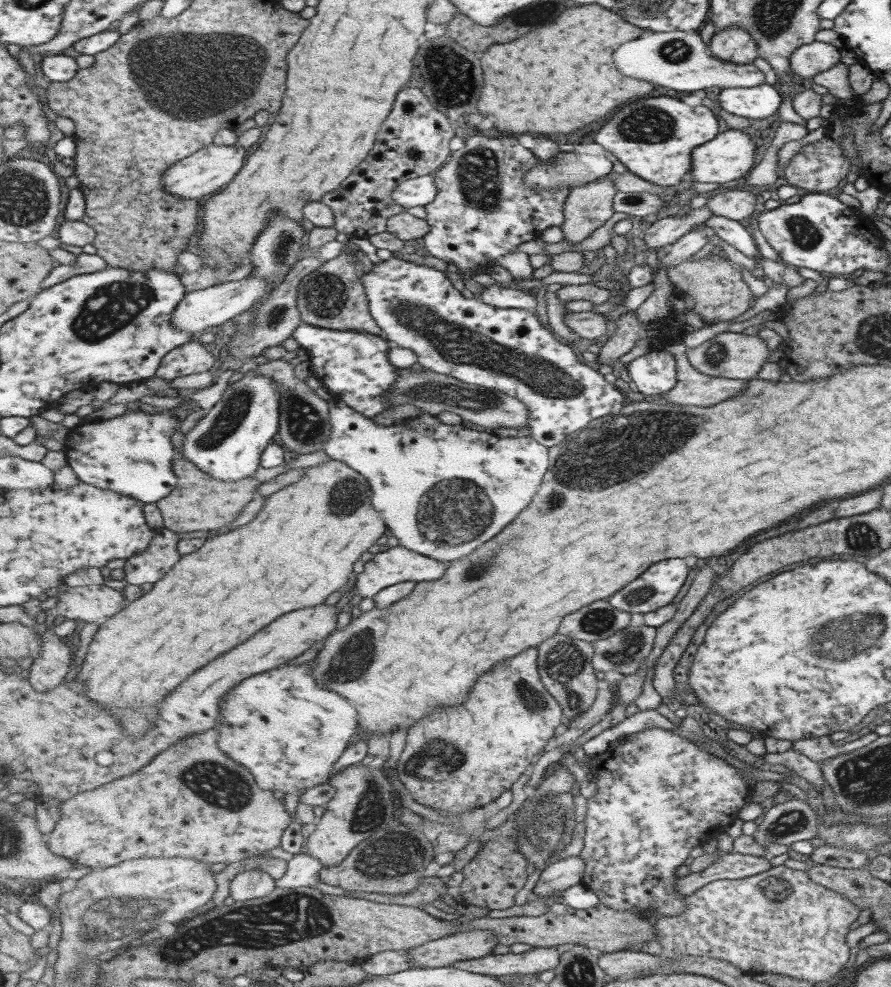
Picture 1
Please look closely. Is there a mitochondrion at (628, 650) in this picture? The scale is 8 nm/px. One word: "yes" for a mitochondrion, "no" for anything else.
yes

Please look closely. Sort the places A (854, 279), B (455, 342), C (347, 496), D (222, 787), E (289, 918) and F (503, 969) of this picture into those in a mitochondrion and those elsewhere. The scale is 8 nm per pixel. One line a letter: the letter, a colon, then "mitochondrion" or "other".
A: other
B: mitochondrion
C: mitochondrion
D: mitochondrion
E: mitochondrion
F: other

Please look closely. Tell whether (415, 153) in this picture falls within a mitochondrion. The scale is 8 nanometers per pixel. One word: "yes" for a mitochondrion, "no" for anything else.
yes

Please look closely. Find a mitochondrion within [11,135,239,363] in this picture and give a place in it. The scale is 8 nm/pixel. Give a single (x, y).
(110, 307)

